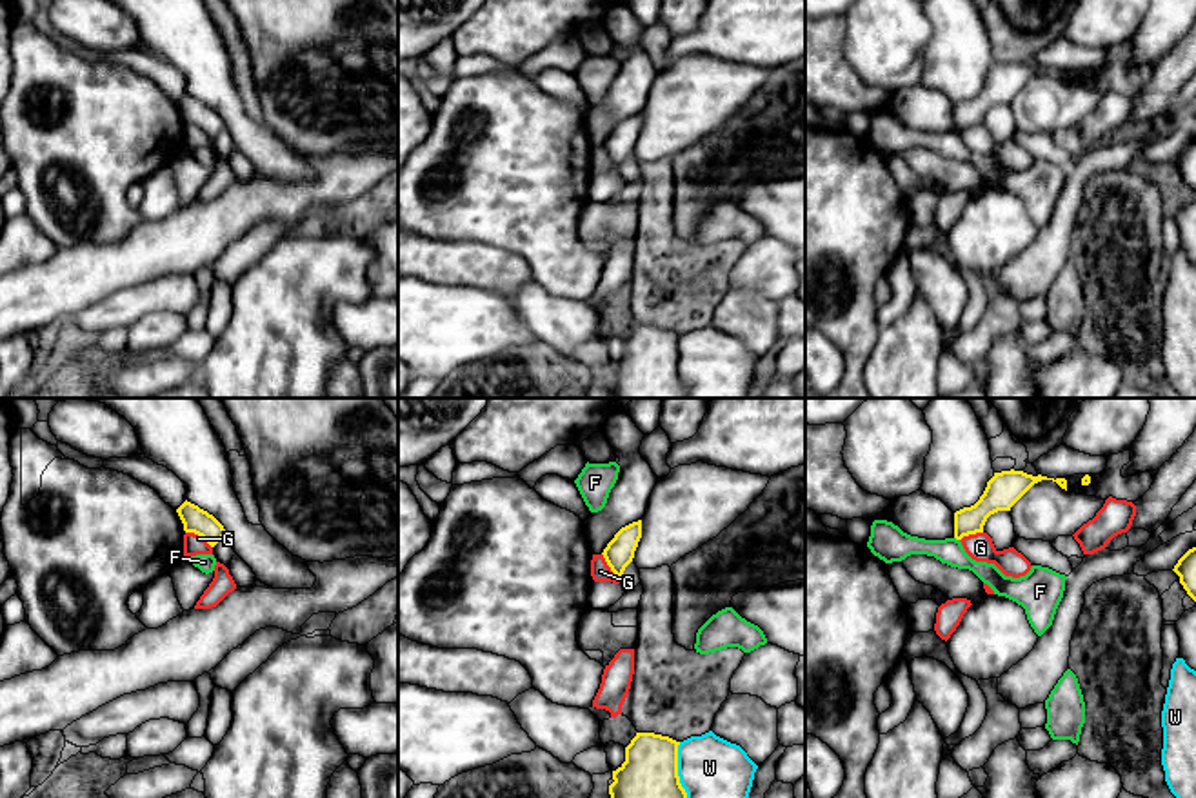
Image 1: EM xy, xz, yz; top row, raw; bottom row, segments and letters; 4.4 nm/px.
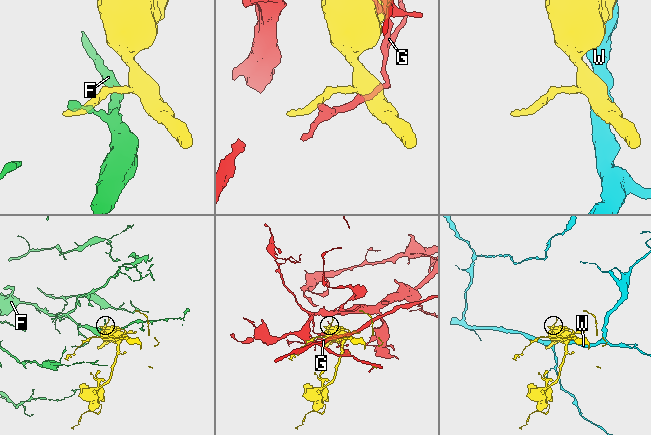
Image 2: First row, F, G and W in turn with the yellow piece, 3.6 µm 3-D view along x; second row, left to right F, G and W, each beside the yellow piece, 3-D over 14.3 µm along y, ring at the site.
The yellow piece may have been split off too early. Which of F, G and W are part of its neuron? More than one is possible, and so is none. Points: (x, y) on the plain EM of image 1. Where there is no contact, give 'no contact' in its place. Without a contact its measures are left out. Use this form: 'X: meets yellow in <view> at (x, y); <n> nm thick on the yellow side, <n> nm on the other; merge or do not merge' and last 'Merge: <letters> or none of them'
F: meets yellow in yz at (956, 131); 130 nm thick on the yellow side, 120 nm on the other; do not merge
G: meets yellow in xy at (199, 128); 120 nm thick on the yellow side, 90 nm on the other; do not merge
W: meets yellow in xz at (677, 366); 320 nm thick on the yellow side, 320 nm on the other; do not merge
Merge: none of them

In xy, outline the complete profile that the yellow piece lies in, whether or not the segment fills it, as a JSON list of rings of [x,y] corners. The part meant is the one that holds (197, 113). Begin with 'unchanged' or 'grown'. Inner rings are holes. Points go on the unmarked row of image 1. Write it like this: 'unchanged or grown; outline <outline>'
unchanged; outline [[[187,93],[176,102],[176,105],[184,116],[184,124],[202,129],[211,140],[225,129],[224,118],[213,107]]]

